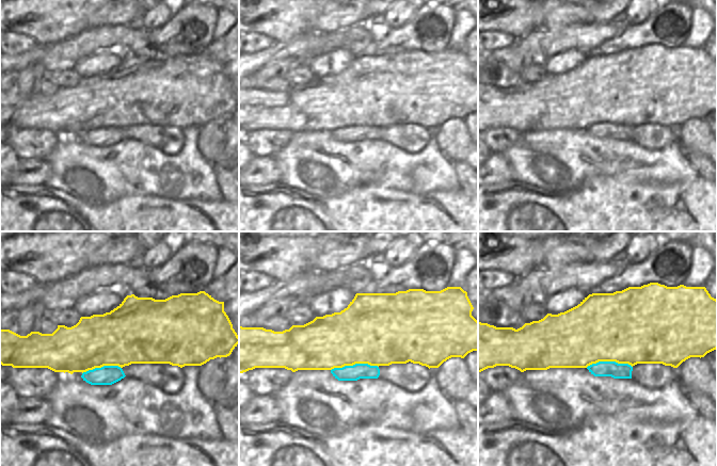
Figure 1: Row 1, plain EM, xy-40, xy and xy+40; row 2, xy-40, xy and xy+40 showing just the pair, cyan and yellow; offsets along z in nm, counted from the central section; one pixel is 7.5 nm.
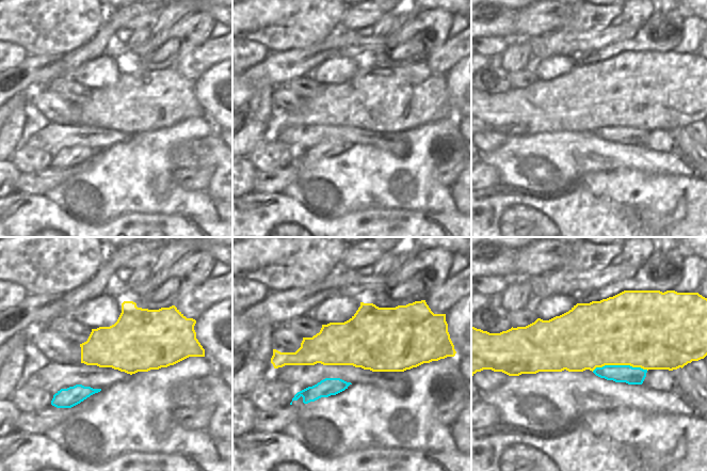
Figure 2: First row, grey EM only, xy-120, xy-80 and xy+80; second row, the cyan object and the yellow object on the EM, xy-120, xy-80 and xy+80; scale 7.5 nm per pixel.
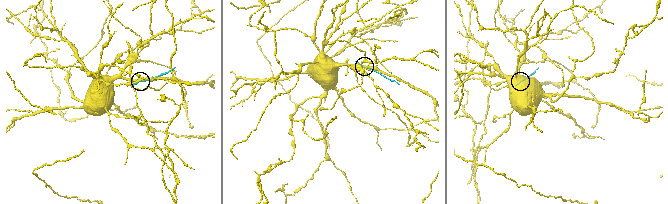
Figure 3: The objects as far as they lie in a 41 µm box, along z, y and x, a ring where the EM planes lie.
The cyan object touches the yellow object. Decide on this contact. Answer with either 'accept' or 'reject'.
reject

